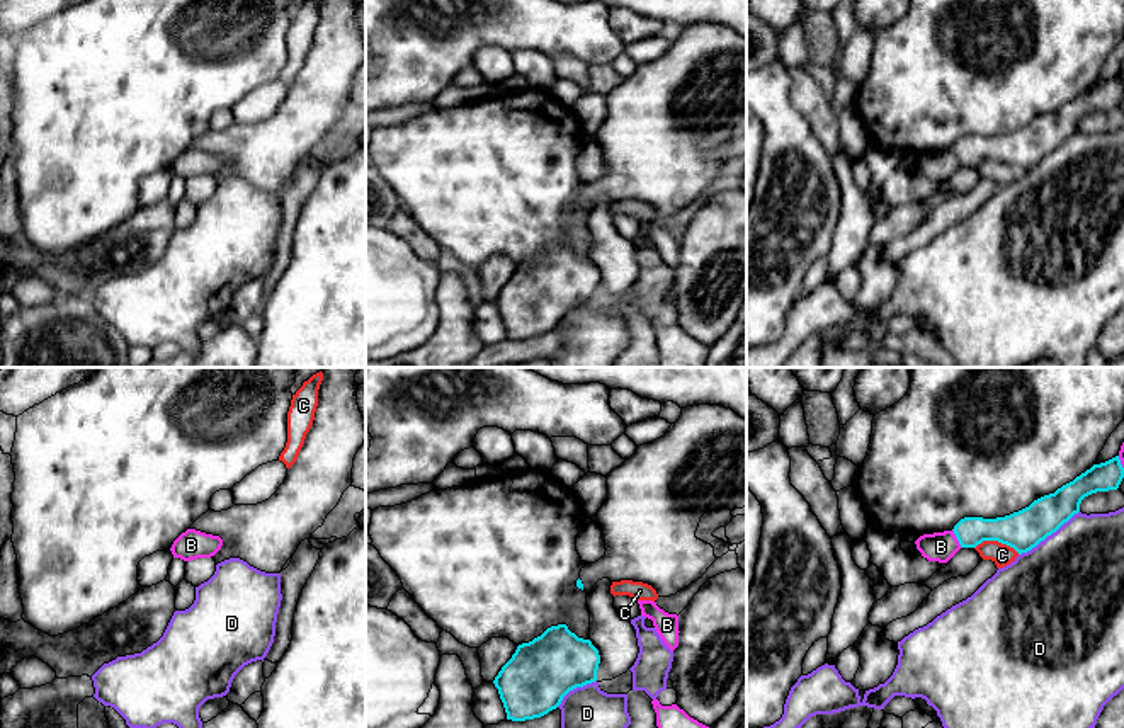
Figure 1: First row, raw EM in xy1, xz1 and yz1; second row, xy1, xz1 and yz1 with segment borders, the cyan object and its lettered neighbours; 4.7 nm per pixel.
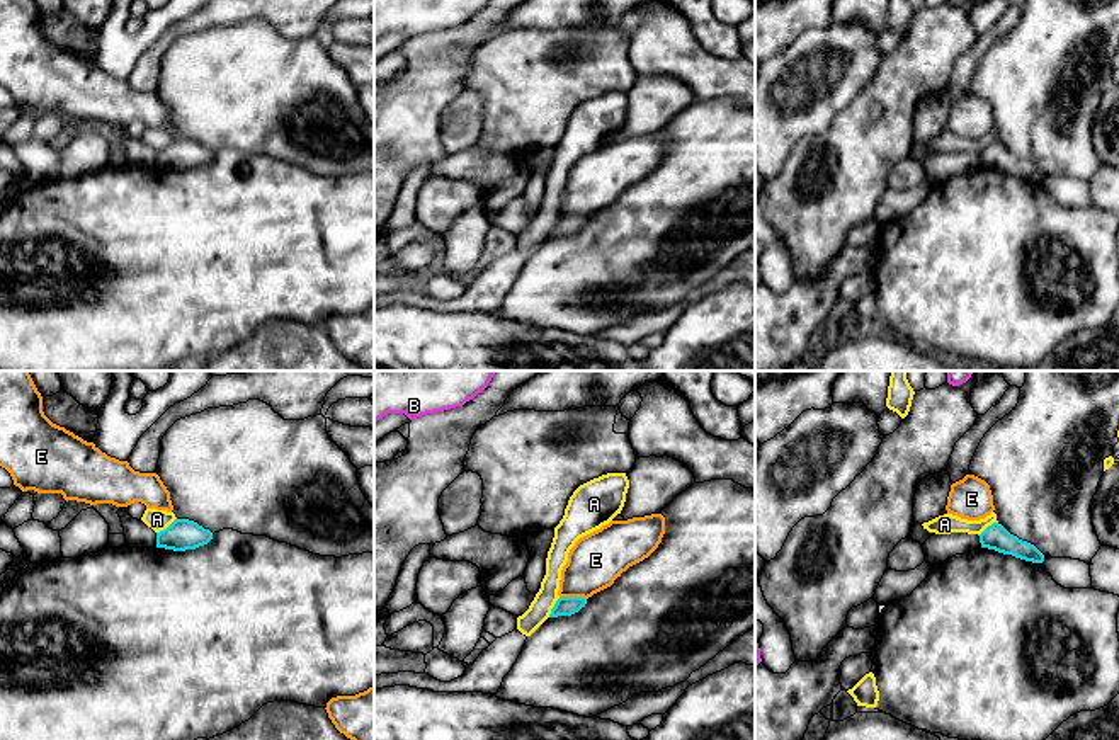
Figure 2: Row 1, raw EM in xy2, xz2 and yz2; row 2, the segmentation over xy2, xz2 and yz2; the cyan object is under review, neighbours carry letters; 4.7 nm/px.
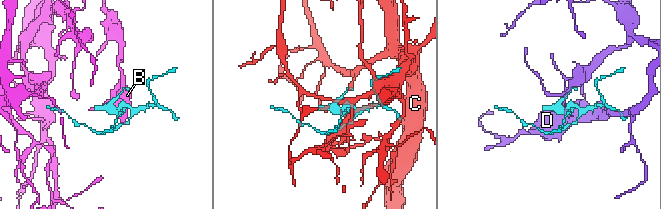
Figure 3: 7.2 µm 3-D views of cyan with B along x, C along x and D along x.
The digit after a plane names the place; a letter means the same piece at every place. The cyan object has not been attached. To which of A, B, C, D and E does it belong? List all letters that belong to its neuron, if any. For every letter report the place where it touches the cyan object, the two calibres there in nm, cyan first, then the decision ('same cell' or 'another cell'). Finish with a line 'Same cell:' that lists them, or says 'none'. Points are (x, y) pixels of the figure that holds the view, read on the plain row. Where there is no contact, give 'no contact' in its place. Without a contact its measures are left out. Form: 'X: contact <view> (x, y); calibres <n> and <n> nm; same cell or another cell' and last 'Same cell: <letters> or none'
A: contact xy2 (167, 147); calibres 150 and 100 nm; another cell
B: contact yz1 (956, 155); calibres 140 and 140 nm; another cell
C: contact yz1 (997, 159); calibres 190 and 100 nm; another cell
D: contact yz1 (1048, 153); calibres 190 and 480 nm; another cell
E: contact xz2 (573, 216); calibres 100 and 260 nm; another cell
Same cell: none

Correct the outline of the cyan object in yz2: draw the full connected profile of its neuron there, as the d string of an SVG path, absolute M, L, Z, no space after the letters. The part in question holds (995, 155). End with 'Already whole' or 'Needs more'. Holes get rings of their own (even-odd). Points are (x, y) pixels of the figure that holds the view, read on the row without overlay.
M993 141L980 155L981 167L995 168L1015 177L1042 182L1044 174L1031 162L1010 153L1002 143Z. Already whole

